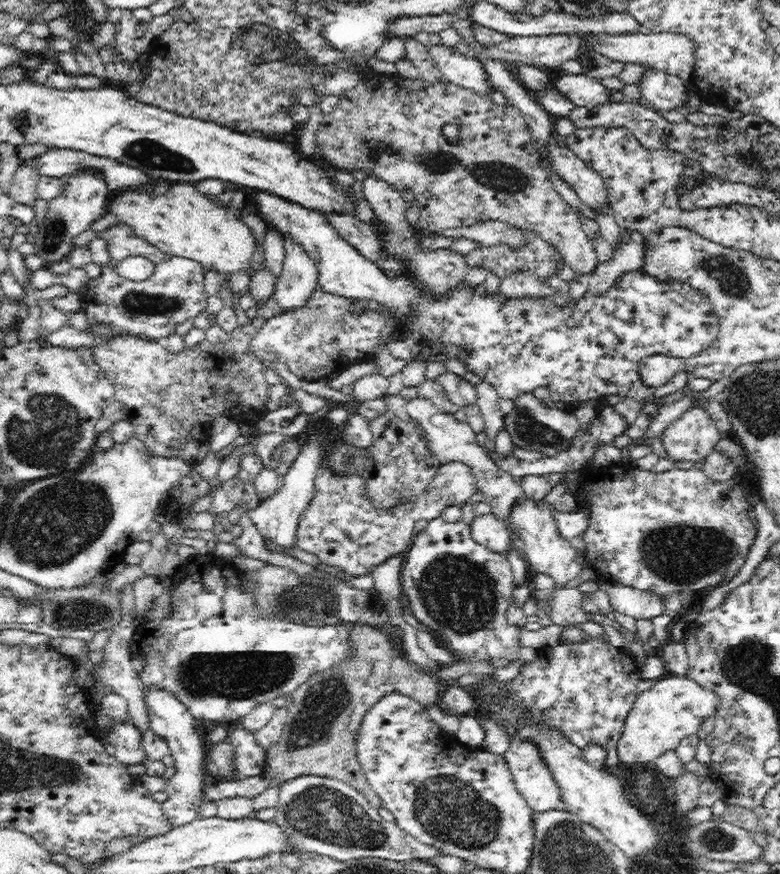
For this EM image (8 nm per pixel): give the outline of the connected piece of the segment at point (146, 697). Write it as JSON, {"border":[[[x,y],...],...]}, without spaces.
{"border":[[[144,685],[142,703],[148,715],[147,727],[156,734],[163,736],[169,744],[169,752],[175,761],[176,774],[165,785],[167,799],[161,804],[164,825],[171,828],[190,824],[199,817],[199,809],[196,806],[200,792],[204,788],[204,764],[207,759],[207,749],[203,746],[200,737],[196,733],[199,720],[188,710],[188,707],[180,701],[180,704],[168,704],[175,696],[170,690],[158,685]]]}

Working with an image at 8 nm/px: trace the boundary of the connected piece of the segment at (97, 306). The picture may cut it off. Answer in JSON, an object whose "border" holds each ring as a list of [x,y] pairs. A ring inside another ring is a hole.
{"border":[[[116,224],[98,232],[100,238],[108,243],[114,260],[102,267],[97,279],[90,279],[82,292],[85,297],[84,311],[90,323],[113,324],[120,335],[151,336],[165,338],[170,336],[186,320],[196,318],[208,308],[208,293],[204,288],[206,267],[197,260],[174,256],[162,252],[156,245],[150,244],[124,224]],[[132,255],[142,255],[155,264],[155,273],[145,281],[128,281],[120,277],[116,264]]]}

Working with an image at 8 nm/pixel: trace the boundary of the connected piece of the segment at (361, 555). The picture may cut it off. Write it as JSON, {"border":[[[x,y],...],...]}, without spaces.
{"border":[[[461,462],[443,464],[431,480],[427,491],[419,499],[416,499],[413,503],[405,504],[393,513],[386,513],[386,511],[378,511],[373,507],[367,495],[367,486],[363,476],[338,477],[331,470],[324,468],[318,471],[315,478],[315,497],[301,515],[298,529],[298,547],[304,552],[317,555],[322,563],[339,567],[354,577],[371,574],[378,565],[397,556],[399,552],[408,551],[411,548],[416,536],[414,535],[414,532],[416,532],[414,524],[418,520],[430,522],[441,517],[442,510],[446,510],[448,506],[464,505],[477,489],[477,478],[467,464]]]}

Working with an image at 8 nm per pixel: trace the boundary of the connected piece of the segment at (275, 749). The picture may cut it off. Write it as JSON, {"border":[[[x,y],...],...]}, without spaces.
{"border":[[[367,624],[351,625],[353,640],[355,640],[355,655],[346,661],[338,670],[330,670],[314,675],[310,682],[300,686],[292,696],[286,726],[280,740],[267,748],[266,766],[262,776],[266,779],[266,788],[274,793],[287,782],[299,776],[323,776],[335,778],[358,789],[368,796],[369,802],[377,809],[383,807],[383,800],[378,793],[374,793],[371,784],[365,776],[359,761],[358,737],[365,714],[388,694],[396,692],[390,682],[390,662],[397,655],[388,640],[388,635],[382,630]]]}

